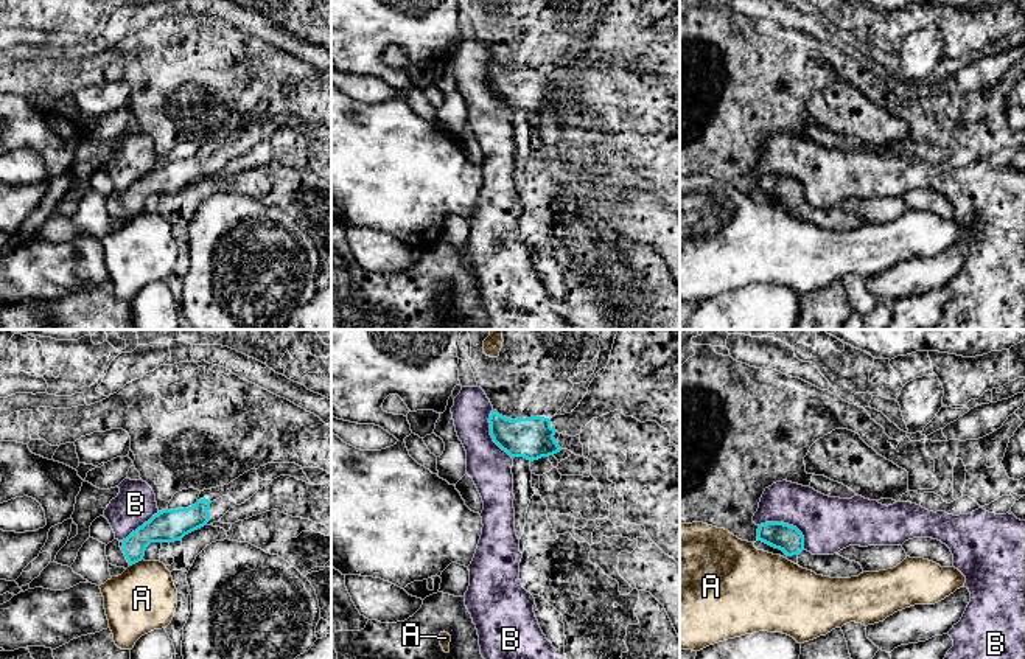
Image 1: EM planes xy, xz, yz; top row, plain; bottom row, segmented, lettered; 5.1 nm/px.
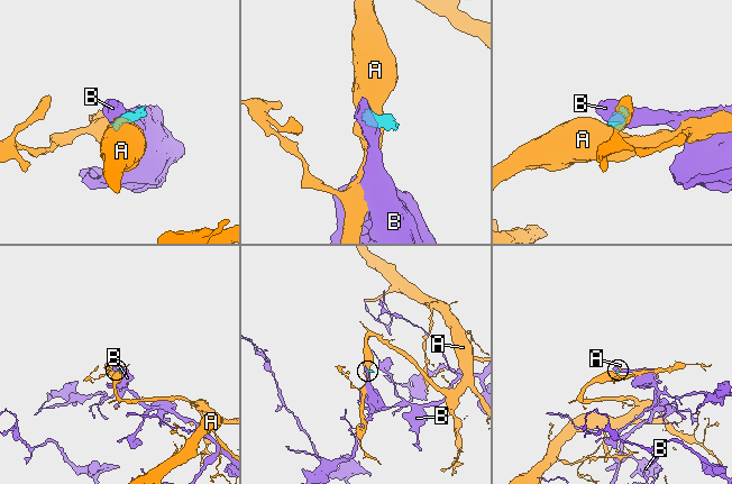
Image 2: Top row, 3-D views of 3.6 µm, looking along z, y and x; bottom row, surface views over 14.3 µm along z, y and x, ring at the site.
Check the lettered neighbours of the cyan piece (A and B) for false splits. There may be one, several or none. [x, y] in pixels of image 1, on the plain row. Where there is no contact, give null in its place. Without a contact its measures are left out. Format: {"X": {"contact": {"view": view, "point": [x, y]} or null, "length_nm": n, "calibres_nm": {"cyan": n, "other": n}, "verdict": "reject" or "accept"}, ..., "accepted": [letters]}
{"A": {"contact": {"view": "xy", "point": [136, 213]}, "length_nm": 80, "calibres_nm": {"cyan": 170, "other": 340}, "verdict": "reject"}, "B": {"contact": {"view": "yz", "point": [787, 176]}, "length_nm": 280, "calibres_nm": {"cyan": 140, "other": 280}, "verdict": "reject"}, "accepted": []}

